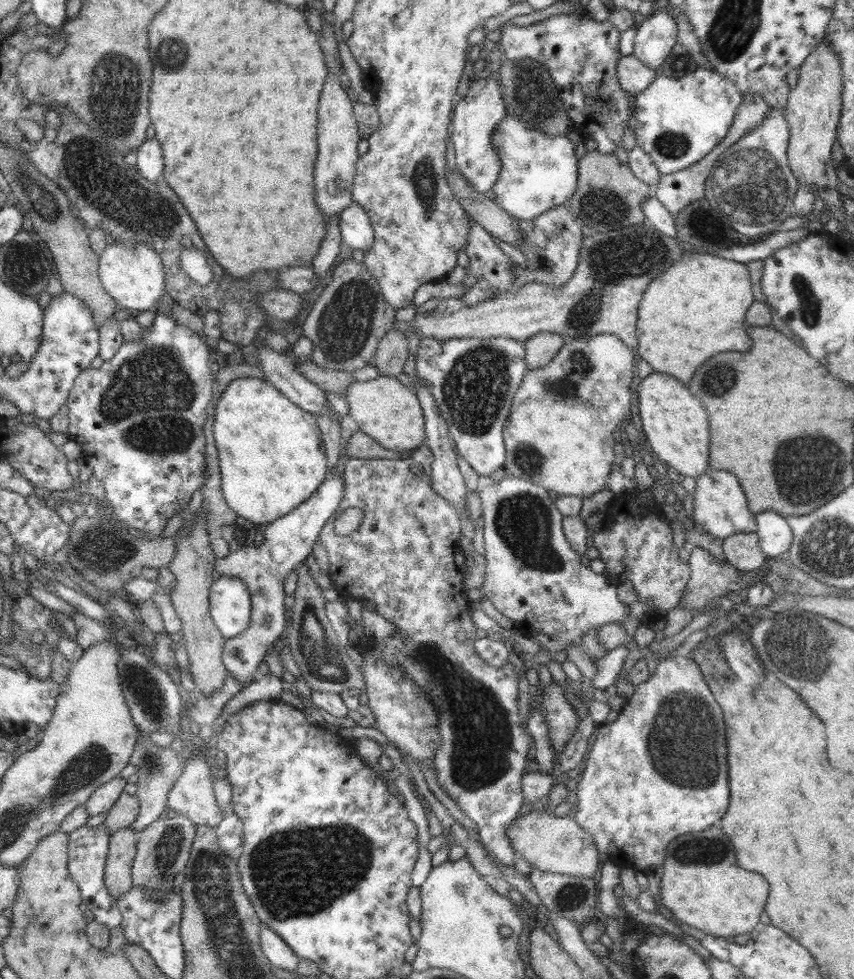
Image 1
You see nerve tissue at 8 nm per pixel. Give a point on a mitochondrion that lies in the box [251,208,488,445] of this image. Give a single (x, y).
(344, 326)

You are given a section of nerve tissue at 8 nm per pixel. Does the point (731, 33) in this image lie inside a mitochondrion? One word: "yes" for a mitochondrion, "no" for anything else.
yes

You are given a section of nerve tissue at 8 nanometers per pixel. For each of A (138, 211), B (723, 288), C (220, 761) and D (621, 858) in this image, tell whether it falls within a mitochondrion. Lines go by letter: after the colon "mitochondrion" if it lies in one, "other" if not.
A: mitochondrion
B: other
C: other
D: other

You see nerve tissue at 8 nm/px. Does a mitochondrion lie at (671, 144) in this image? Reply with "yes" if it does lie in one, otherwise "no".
yes

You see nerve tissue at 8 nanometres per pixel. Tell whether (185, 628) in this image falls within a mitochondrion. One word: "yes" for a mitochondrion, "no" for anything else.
no

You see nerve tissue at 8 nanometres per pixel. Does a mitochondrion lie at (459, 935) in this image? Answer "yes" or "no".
yes

